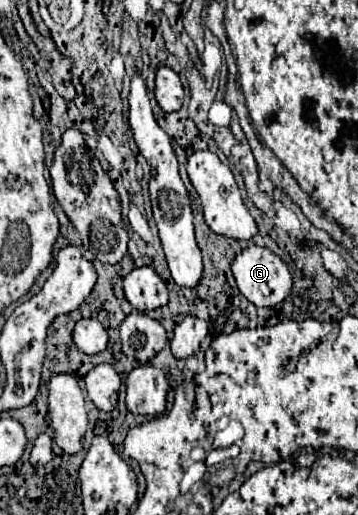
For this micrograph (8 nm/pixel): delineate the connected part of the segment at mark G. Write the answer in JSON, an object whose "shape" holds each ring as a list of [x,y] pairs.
{"shape":[[[249,245],[247,249],[243,249],[235,261],[233,261],[233,275],[237,279],[237,287],[239,291],[255,305],[255,307],[273,307],[279,305],[289,293],[291,293],[291,283],[293,277],[287,269],[287,265],[267,247],[257,247],[257,245]]]}

